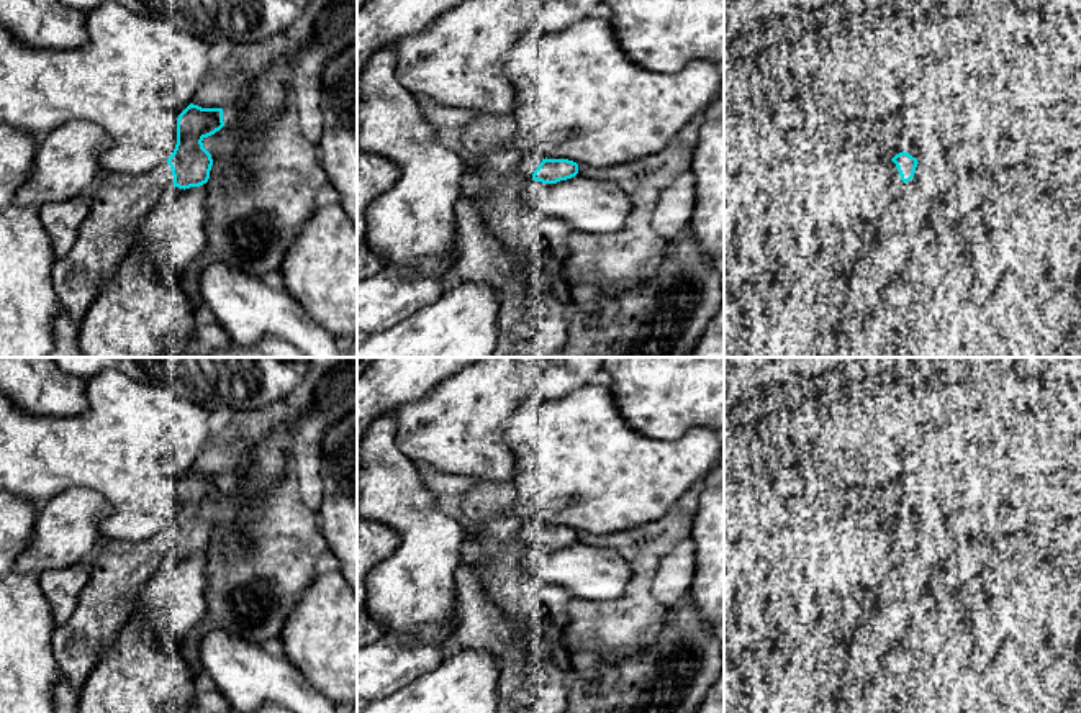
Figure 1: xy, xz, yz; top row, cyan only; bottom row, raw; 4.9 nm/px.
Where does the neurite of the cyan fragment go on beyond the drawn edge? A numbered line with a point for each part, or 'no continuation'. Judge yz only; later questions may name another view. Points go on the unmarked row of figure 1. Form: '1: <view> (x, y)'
1: yz (896, 549)

